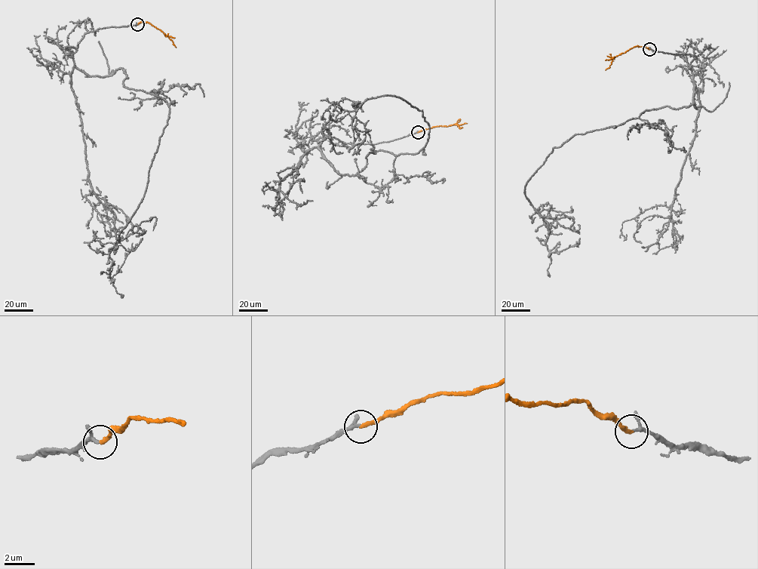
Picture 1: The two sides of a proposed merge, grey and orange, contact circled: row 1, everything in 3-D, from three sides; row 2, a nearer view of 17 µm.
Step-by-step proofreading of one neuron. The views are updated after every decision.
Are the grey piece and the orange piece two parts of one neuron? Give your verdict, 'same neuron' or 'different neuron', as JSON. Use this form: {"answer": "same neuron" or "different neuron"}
{"answer": "same neuron"}

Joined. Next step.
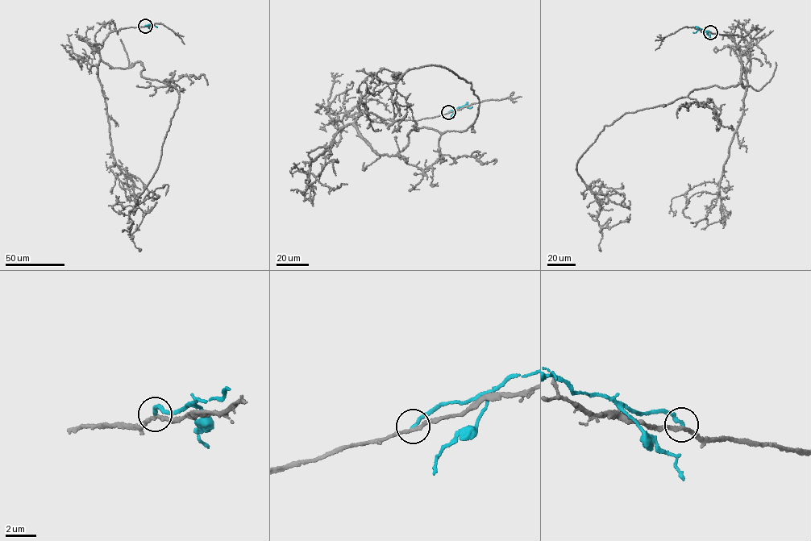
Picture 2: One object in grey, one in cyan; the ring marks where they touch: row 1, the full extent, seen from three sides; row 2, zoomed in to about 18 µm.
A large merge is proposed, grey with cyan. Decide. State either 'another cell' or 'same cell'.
another cell

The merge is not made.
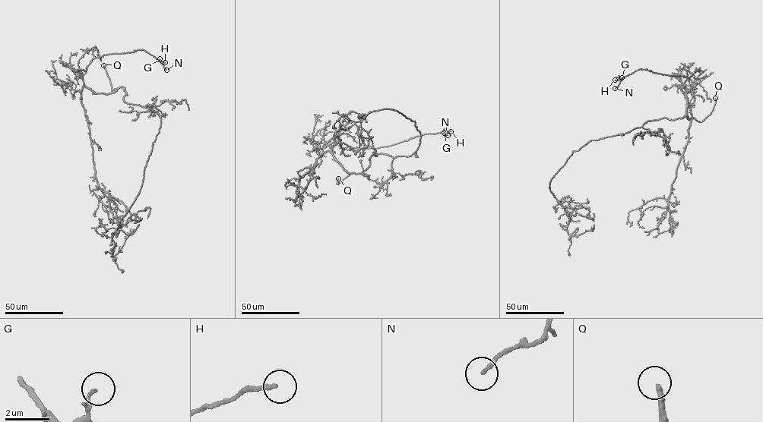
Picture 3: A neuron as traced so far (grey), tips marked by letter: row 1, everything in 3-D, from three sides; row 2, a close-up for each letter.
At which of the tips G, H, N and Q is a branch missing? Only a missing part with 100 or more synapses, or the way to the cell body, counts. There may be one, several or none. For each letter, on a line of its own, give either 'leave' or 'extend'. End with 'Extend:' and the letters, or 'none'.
G: leave
H: leave
N: leave
Q: extend
Extend: Q

